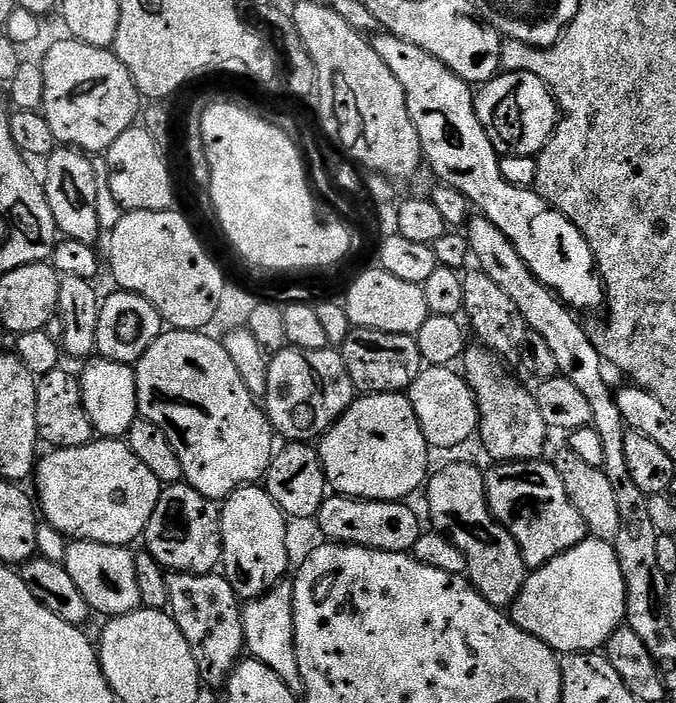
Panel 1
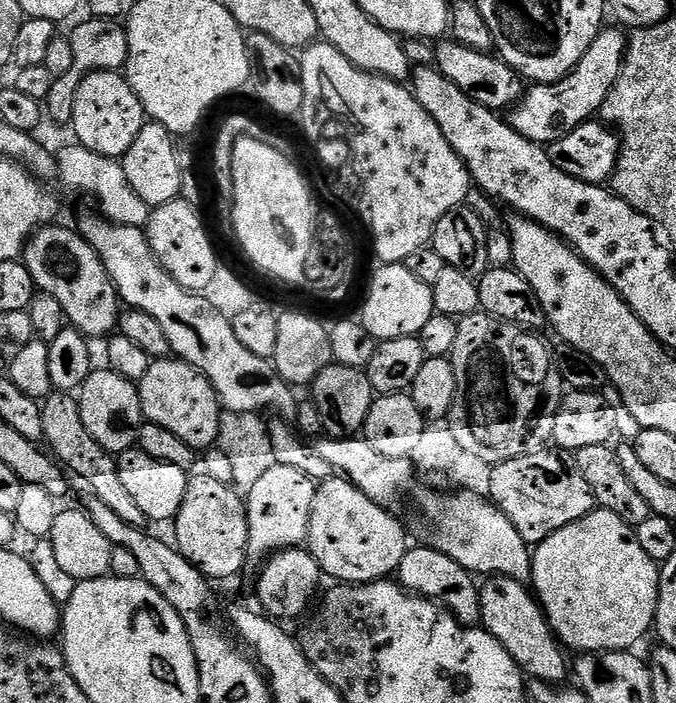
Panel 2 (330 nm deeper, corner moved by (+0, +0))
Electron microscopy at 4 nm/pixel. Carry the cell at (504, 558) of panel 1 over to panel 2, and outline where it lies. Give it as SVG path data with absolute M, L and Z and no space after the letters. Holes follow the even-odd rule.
M493 576L485 579L480 584L480 619L484 631L489 632L507 650L510 658L514 658L514 662L525 677L544 680L548 684L560 684L567 681L564 679L570 676L570 660L564 657L565 649L556 639L552 627L548 625L548 618L545 616L543 608L540 607L539 600L530 591L528 584L520 584L514 578L505 576Z

